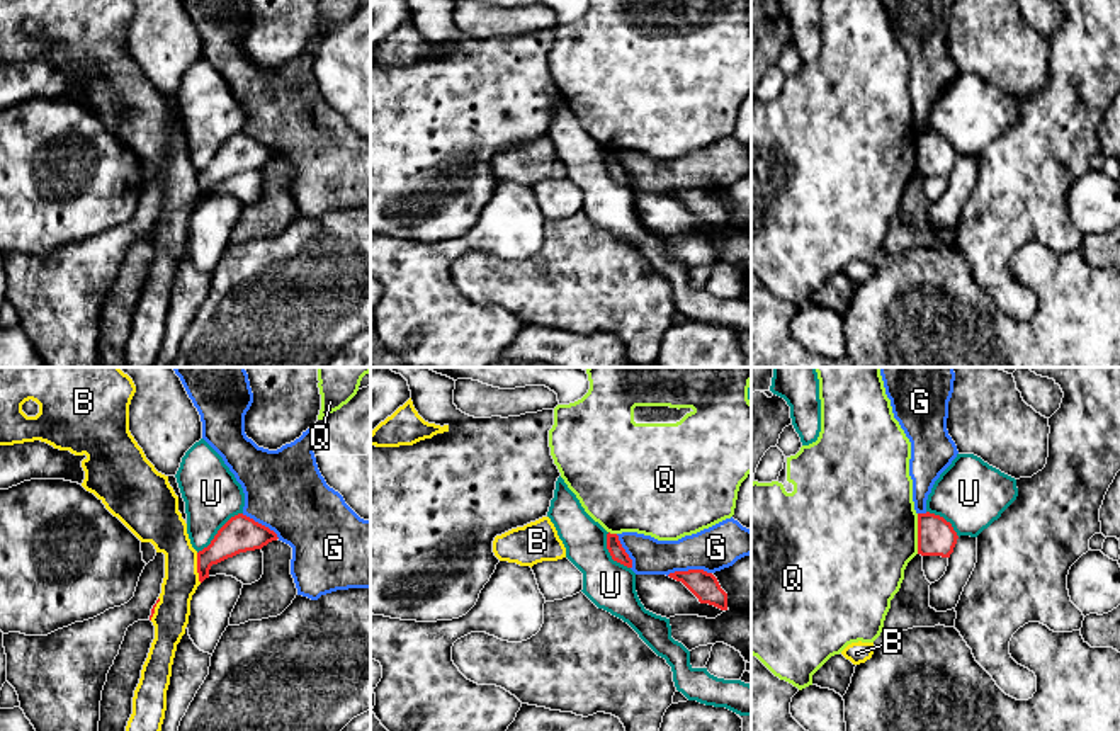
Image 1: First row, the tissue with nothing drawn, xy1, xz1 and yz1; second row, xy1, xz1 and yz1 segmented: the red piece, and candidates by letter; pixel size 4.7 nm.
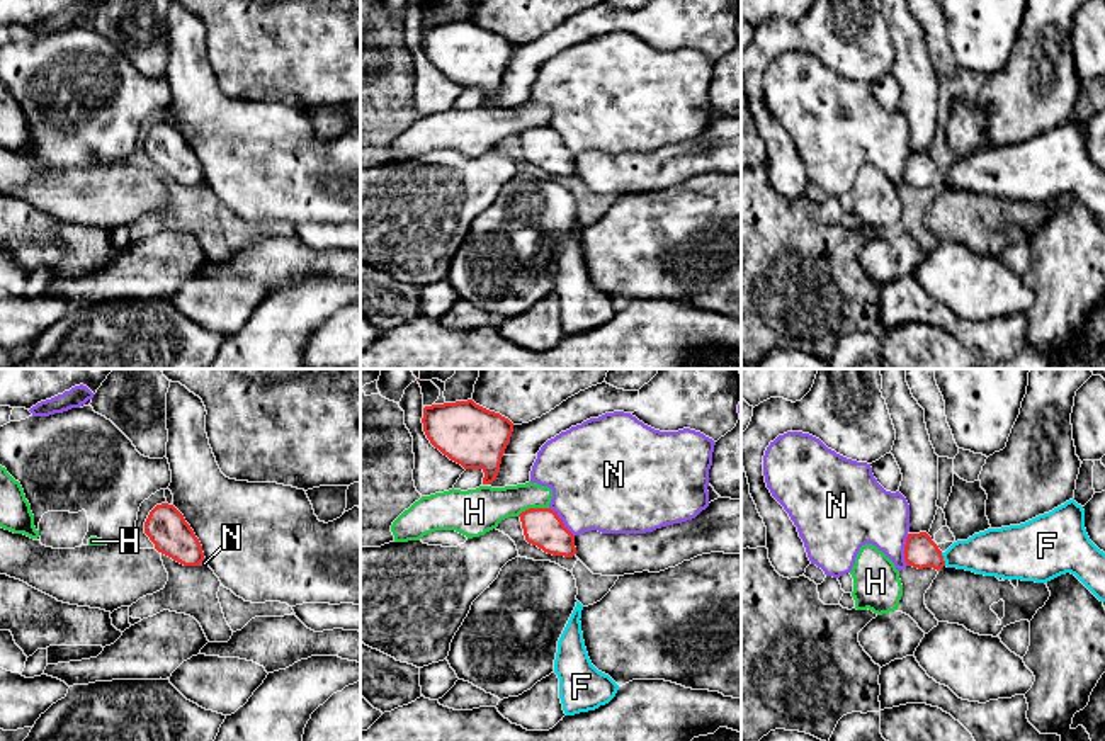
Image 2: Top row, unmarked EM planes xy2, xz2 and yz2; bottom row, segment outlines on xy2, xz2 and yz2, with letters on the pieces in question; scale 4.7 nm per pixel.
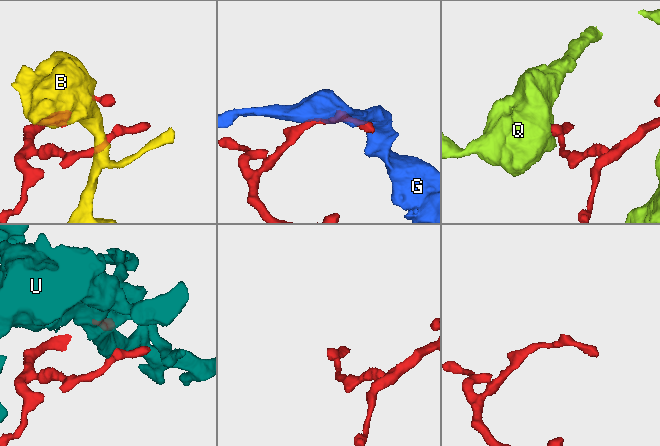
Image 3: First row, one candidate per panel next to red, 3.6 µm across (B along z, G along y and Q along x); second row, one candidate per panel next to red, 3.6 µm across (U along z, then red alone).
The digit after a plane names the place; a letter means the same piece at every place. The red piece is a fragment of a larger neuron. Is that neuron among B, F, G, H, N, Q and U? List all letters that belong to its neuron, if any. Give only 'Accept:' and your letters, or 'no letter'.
Accept: F

